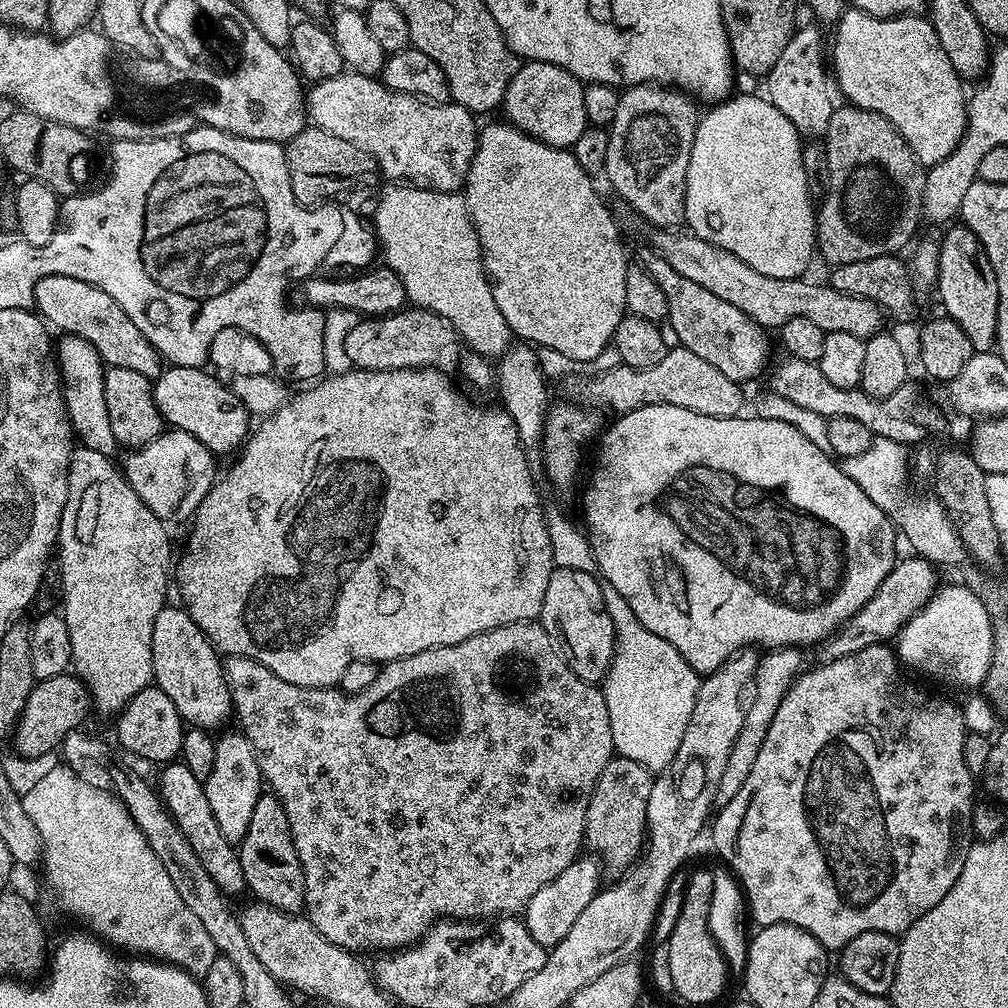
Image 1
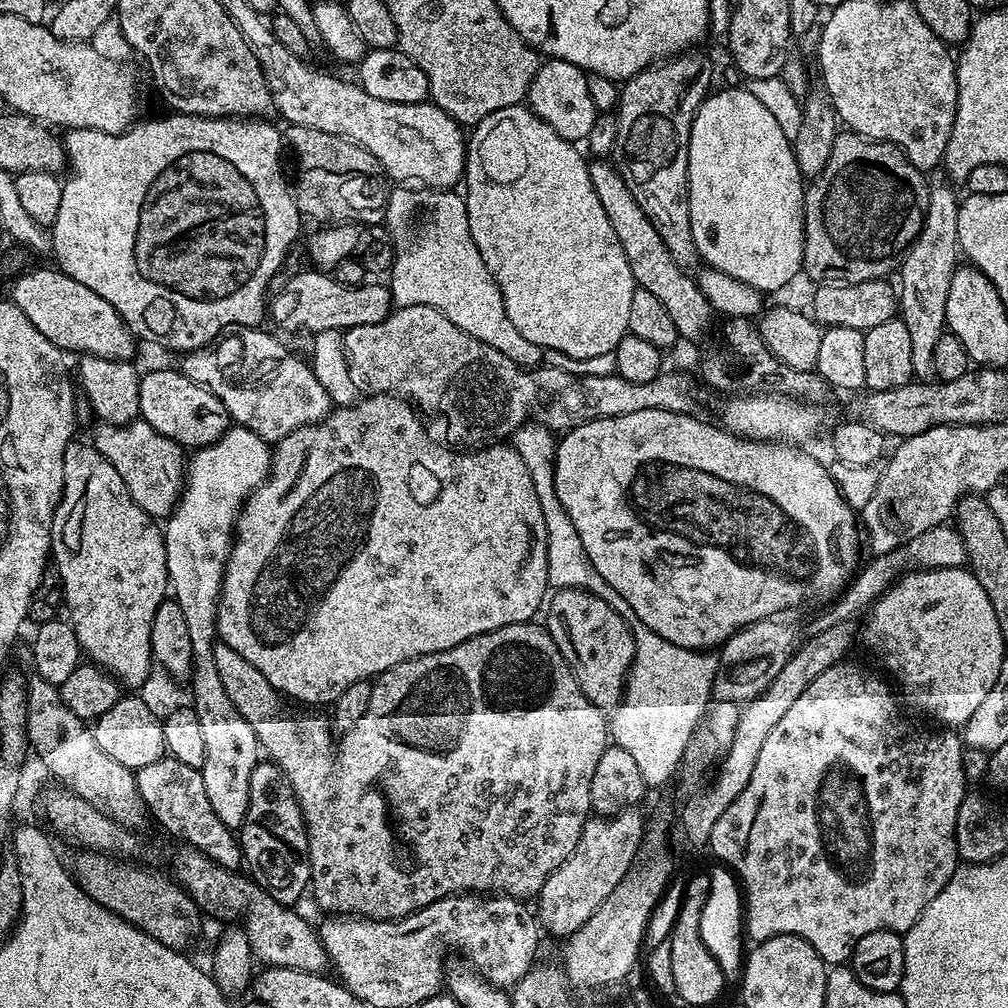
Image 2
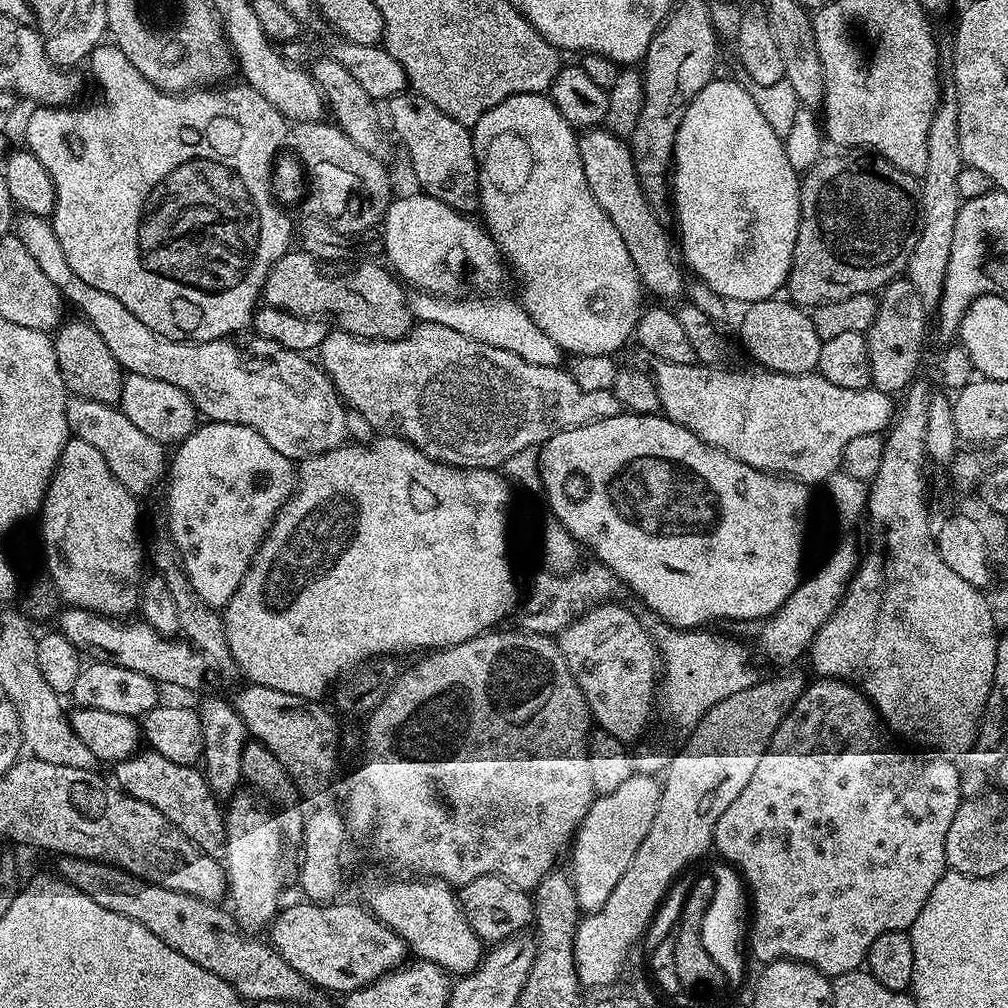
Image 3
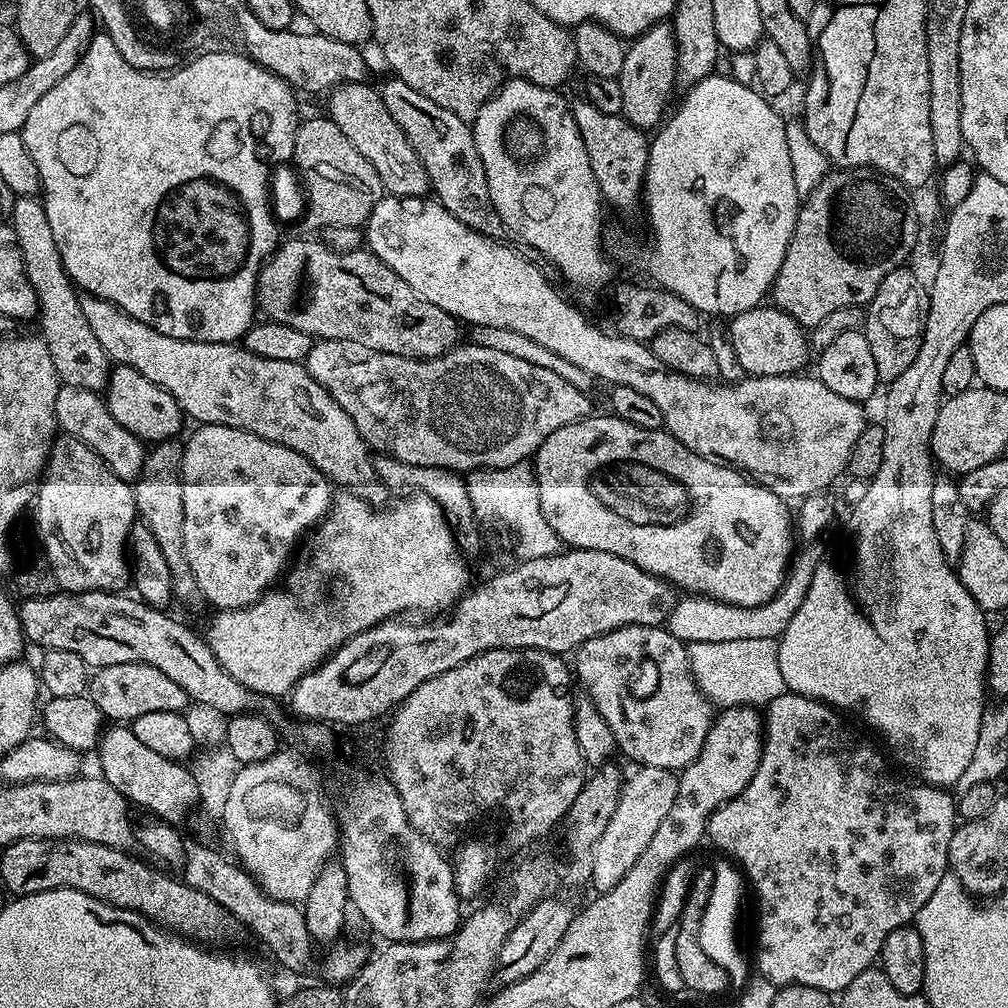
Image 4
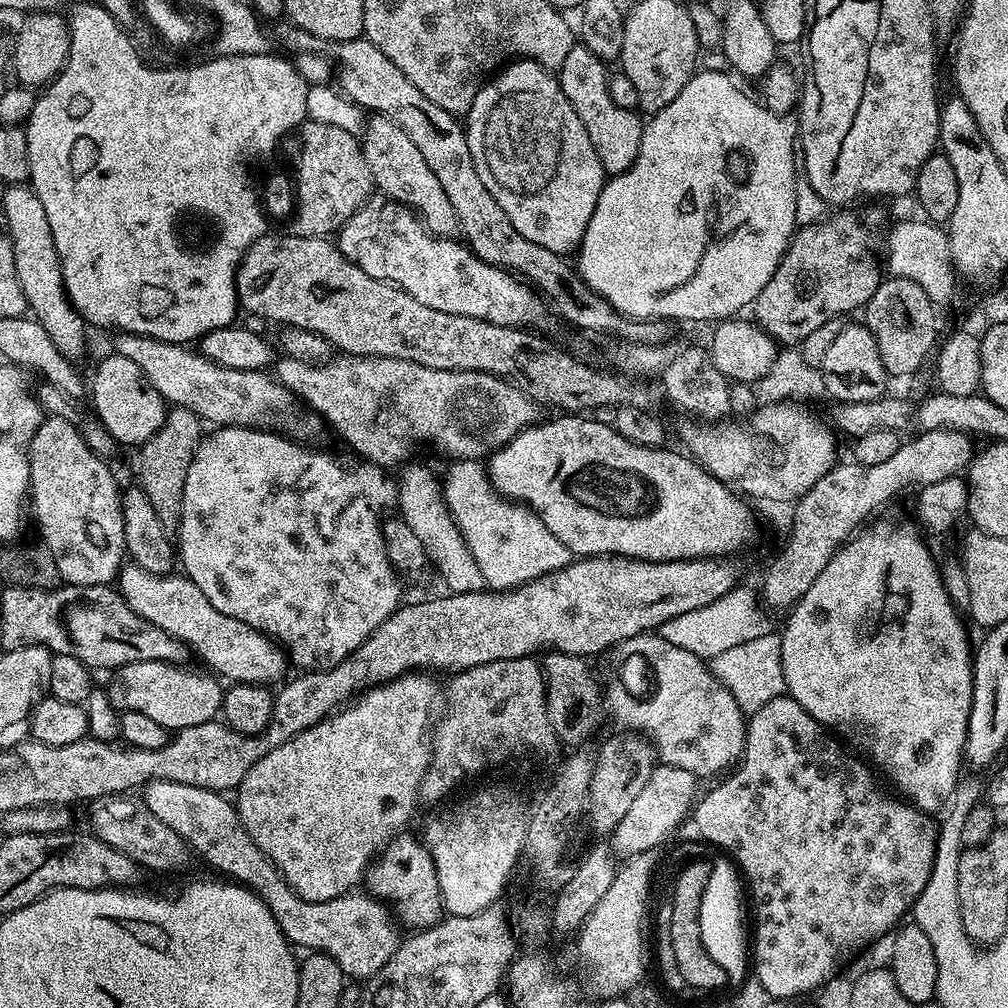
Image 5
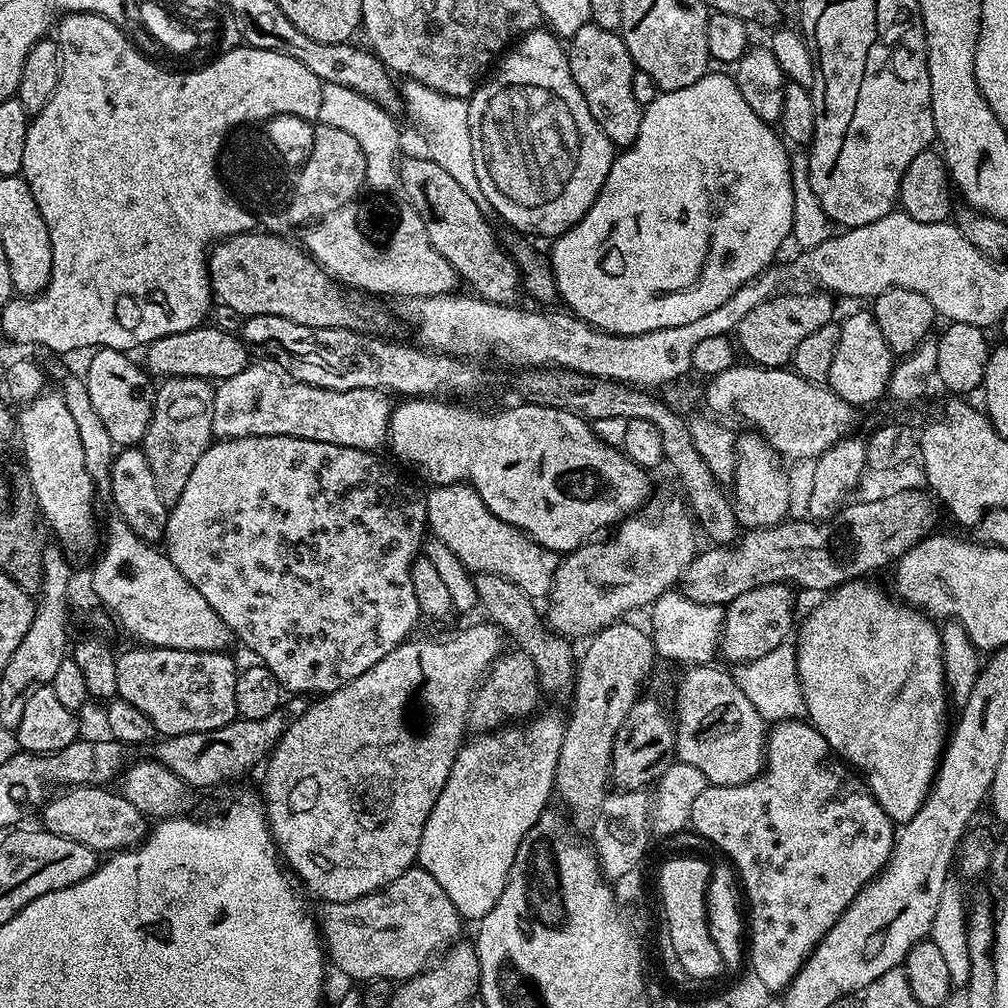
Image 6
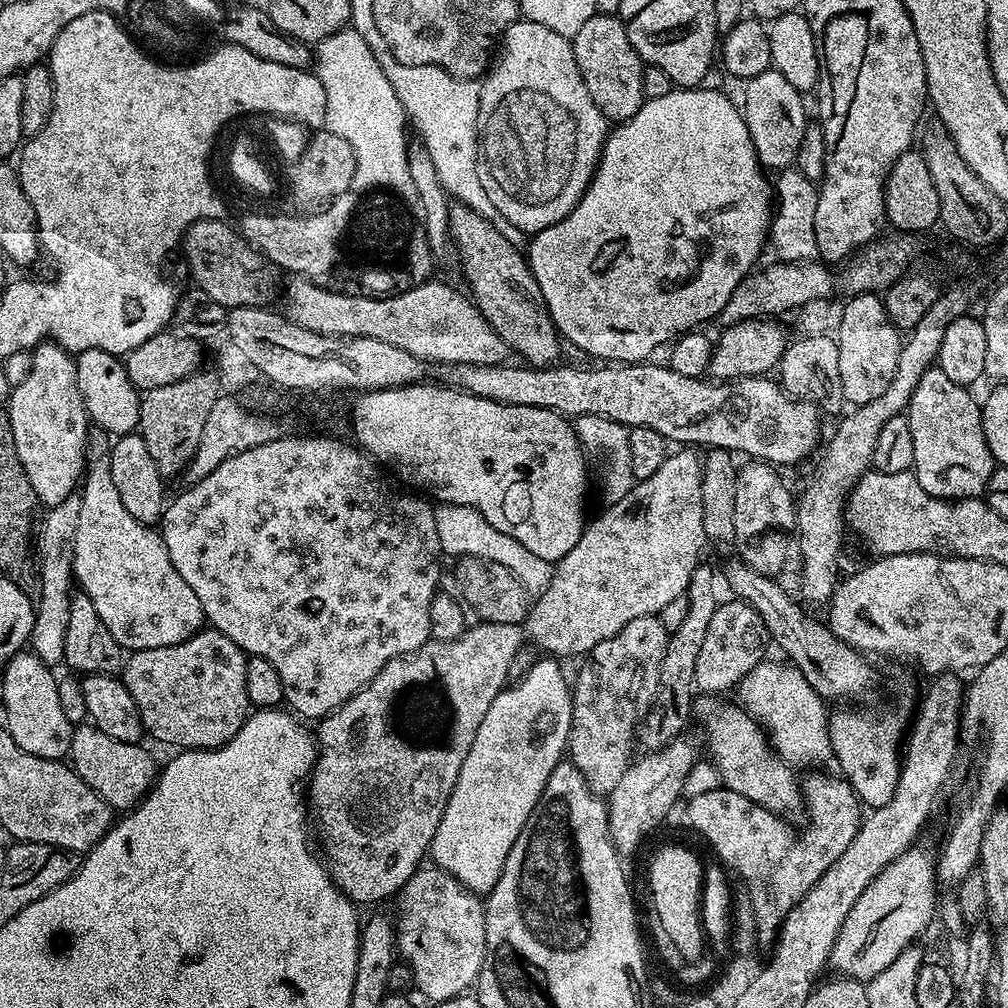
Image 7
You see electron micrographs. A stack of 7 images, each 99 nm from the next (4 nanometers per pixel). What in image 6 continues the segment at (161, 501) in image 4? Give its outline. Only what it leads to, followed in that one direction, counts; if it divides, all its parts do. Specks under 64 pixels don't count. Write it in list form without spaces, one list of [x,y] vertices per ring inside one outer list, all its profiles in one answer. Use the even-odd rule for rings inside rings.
[[[193,376],[168,378],[161,384],[164,385],[160,389],[157,387],[154,392],[152,417],[142,447],[146,454],[146,462],[150,462],[150,471],[154,474],[158,495],[164,504],[171,506],[178,502],[182,490],[186,490],[186,482],[194,470],[194,462],[198,462],[208,445],[213,443],[214,388],[209,381]]]

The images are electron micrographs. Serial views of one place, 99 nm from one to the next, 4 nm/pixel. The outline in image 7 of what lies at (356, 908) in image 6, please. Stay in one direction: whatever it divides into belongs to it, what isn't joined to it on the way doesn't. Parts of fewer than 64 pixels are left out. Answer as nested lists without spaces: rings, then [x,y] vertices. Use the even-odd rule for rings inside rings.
[[[421,866],[400,889],[396,902],[395,951],[411,968],[415,989],[434,1004],[471,989],[485,956],[485,916],[481,897],[462,886],[448,872],[435,866]]]

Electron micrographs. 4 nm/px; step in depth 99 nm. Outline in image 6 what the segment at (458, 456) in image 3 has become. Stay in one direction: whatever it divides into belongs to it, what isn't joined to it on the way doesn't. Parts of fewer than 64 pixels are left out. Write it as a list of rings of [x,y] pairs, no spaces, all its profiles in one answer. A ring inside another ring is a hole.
[[[252,362],[242,374],[215,385],[212,397],[212,434],[216,440],[251,436],[293,436],[314,442],[350,446],[363,452],[385,447],[394,400],[378,390],[326,390],[298,382],[283,370]]]

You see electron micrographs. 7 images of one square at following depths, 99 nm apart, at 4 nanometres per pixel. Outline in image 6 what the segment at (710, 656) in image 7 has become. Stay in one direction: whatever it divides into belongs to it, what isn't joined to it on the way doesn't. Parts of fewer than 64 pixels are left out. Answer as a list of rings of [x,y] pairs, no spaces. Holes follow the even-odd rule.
[[[763,584],[738,594],[738,598],[723,609],[719,655],[724,655],[732,666],[739,666],[762,658],[762,654],[770,654],[770,650],[785,643],[792,628],[792,607],[796,604],[792,592],[793,589],[787,584]]]

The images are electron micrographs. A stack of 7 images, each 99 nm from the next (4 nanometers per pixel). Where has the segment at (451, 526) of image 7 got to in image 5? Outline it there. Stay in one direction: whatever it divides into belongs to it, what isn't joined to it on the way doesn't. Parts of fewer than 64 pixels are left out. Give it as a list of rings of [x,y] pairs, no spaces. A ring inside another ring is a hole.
[[[453,460],[447,465],[448,473],[442,476],[444,504],[452,516],[456,528],[461,532],[465,545],[469,547],[473,558],[482,570],[487,587],[492,590],[517,588],[531,580],[542,578],[554,570],[565,568],[571,564],[574,554],[550,530],[546,530],[546,522],[538,518],[527,504],[507,499],[500,495],[488,479],[485,465],[478,460]]]

